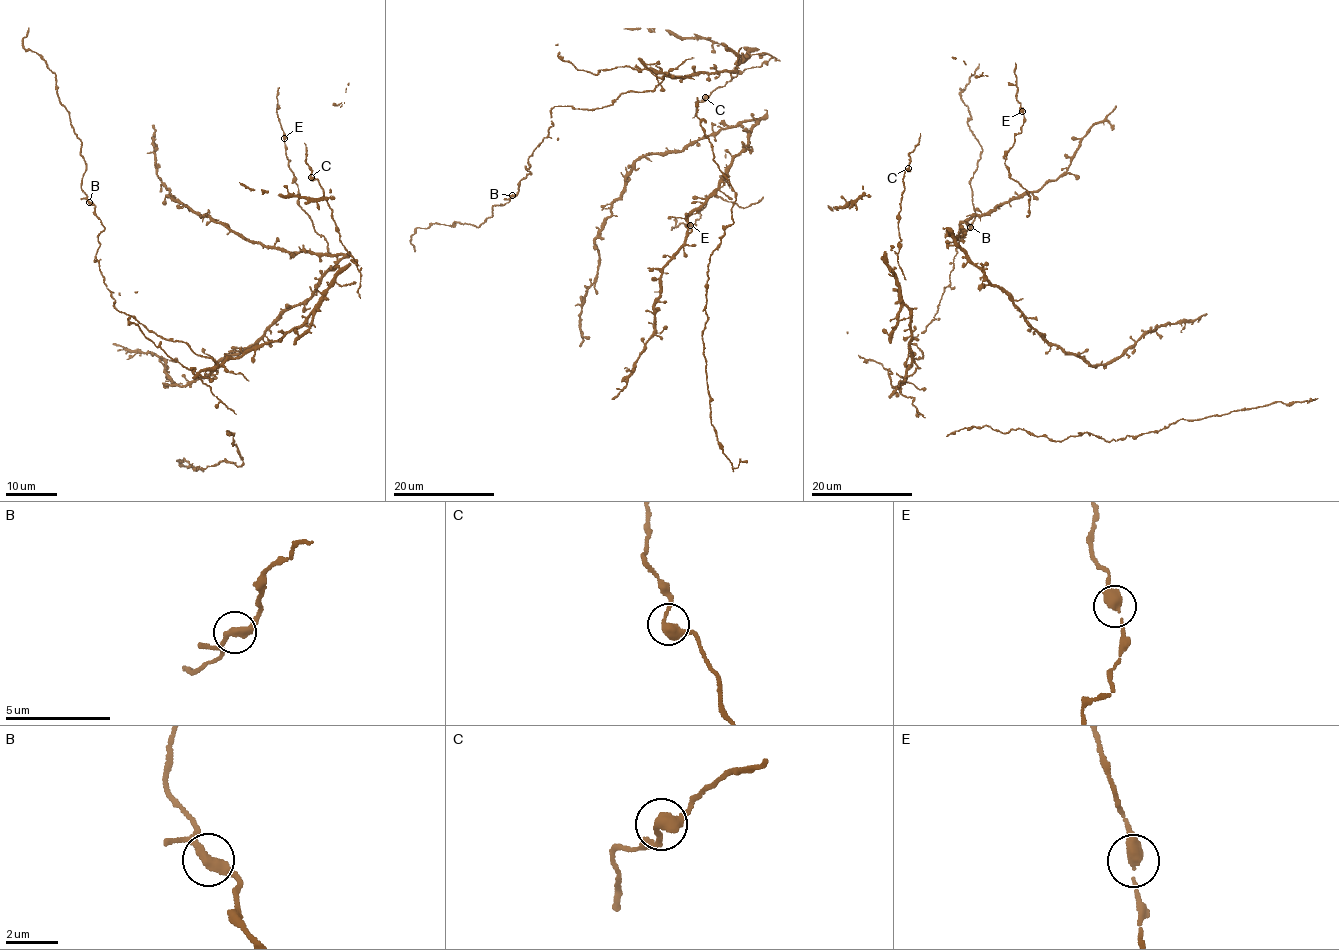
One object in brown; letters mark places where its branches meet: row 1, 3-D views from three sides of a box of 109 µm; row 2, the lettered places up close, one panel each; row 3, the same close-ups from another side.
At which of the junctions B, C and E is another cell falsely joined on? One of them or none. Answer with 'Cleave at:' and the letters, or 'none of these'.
Cleave at: none of these

